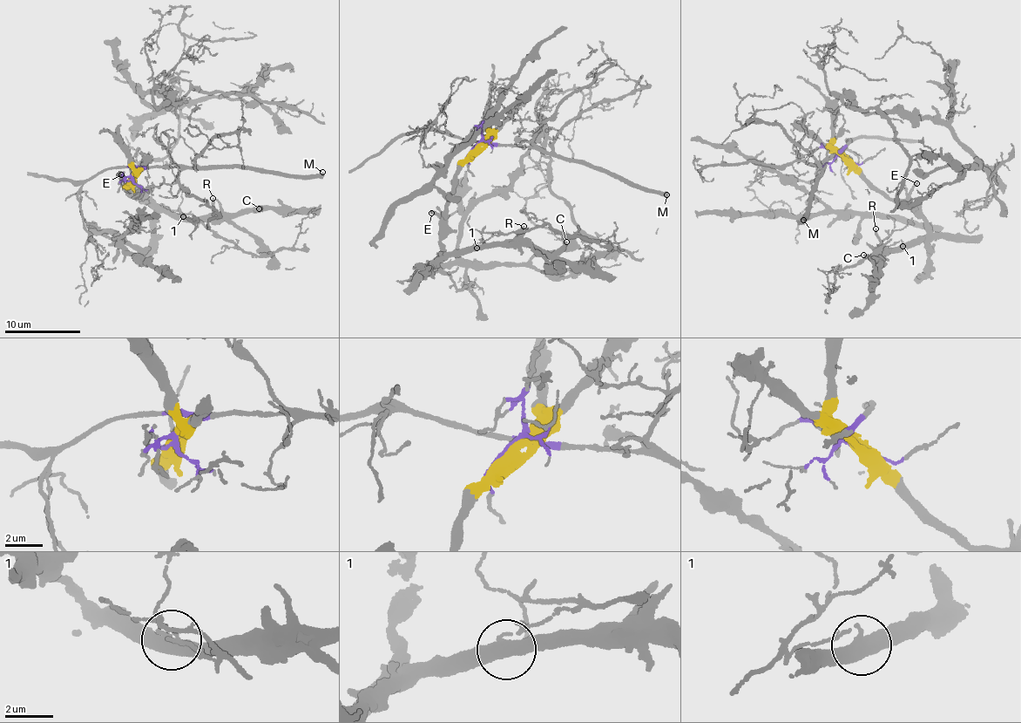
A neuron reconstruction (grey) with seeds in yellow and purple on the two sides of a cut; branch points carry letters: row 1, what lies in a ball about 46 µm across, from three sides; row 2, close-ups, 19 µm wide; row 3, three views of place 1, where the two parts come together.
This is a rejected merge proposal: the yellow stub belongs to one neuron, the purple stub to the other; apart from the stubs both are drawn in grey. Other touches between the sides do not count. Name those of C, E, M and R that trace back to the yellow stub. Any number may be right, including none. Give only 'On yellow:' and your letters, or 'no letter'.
On yellow: C, E, R

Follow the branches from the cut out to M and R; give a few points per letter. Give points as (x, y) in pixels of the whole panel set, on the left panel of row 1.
M: (130, 180), (139, 168), (179, 166), (203, 169), (215, 166), (314, 178), (323, 172)
R: (130, 180), (131, 194), (136, 196), (140, 192), (156, 207), (180, 216), (204, 219), (212, 213), (212, 199)

